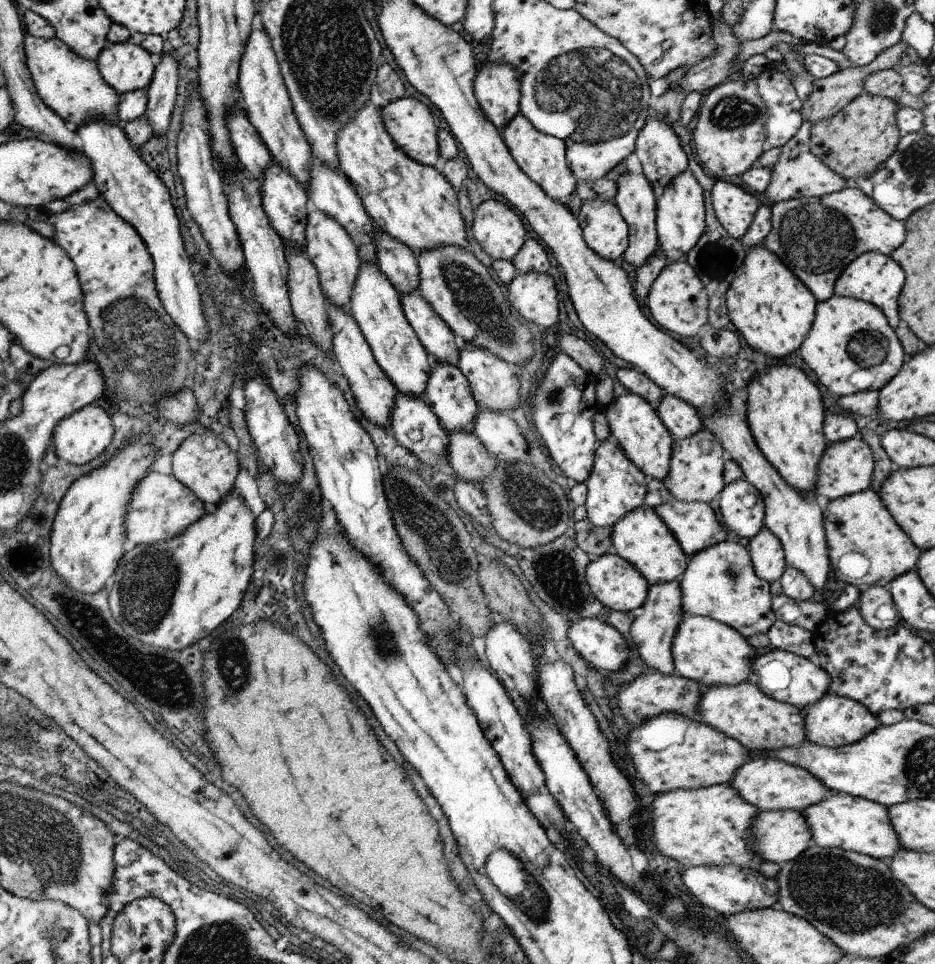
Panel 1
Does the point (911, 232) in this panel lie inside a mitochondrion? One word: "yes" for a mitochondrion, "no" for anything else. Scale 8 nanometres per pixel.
no

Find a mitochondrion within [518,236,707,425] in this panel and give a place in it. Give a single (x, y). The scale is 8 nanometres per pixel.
(552, 396)

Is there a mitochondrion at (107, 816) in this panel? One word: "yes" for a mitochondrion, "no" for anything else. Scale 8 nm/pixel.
no

